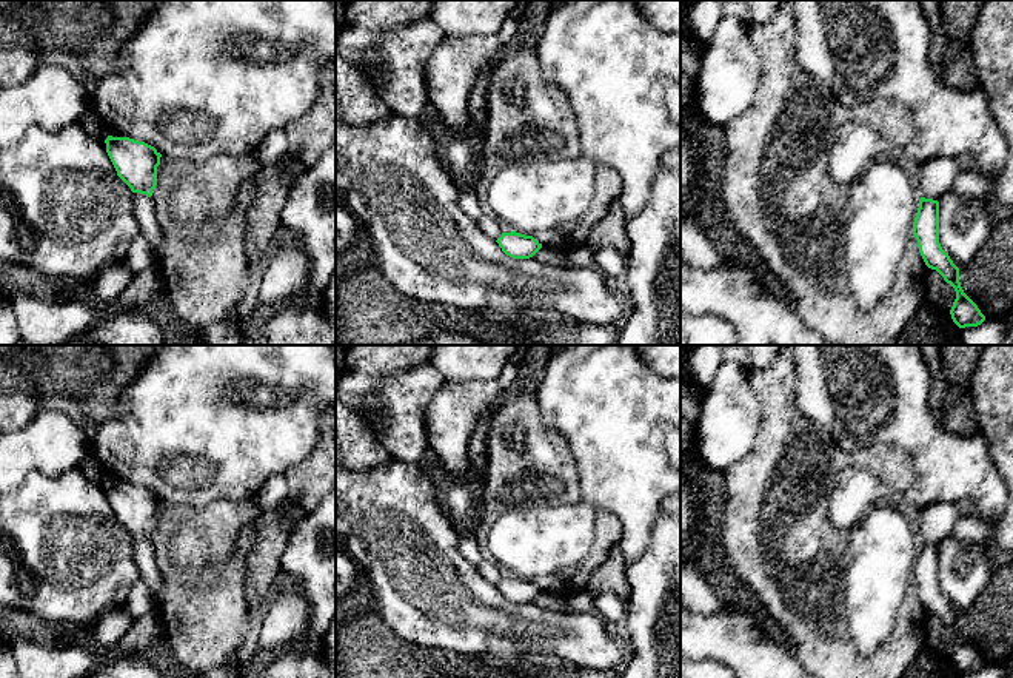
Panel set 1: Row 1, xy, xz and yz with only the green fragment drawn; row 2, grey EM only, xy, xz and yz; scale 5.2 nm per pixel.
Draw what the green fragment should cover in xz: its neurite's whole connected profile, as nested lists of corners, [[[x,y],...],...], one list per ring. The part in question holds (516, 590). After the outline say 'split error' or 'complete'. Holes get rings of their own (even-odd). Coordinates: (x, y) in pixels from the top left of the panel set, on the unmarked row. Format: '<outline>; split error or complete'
[[[516,576],[502,578],[496,587],[502,596],[513,604],[530,604],[542,593],[542,589],[533,581],[525,581]]]; complete

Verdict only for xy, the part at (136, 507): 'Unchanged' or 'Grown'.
Unchanged

